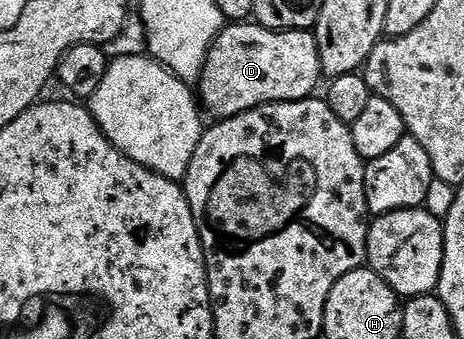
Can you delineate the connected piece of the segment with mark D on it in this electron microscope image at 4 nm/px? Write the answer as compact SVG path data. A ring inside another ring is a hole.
M236 21L225 26L206 57L198 99L203 110L219 121L263 103L307 99L319 83L322 83L320 58L316 36L311 30L271 31L255 21Z

